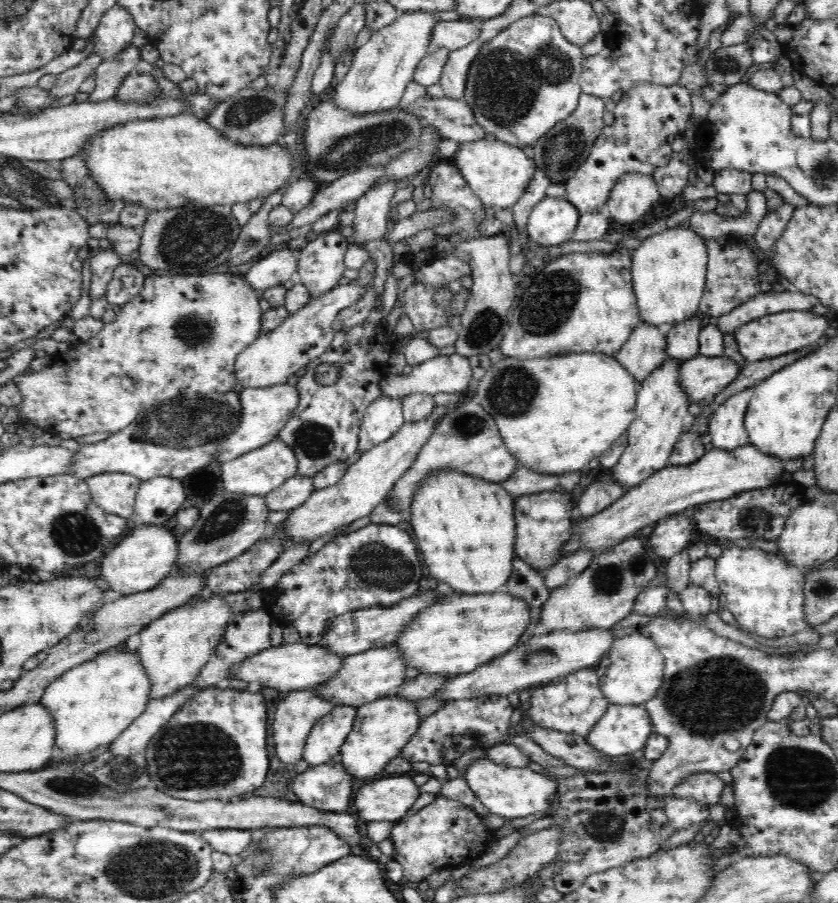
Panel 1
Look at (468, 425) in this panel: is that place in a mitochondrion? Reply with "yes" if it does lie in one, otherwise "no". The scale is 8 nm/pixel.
yes

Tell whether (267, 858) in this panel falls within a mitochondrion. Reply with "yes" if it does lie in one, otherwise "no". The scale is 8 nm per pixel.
yes

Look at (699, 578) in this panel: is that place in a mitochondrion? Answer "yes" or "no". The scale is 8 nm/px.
no

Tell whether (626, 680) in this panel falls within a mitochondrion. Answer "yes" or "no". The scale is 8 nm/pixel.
no

